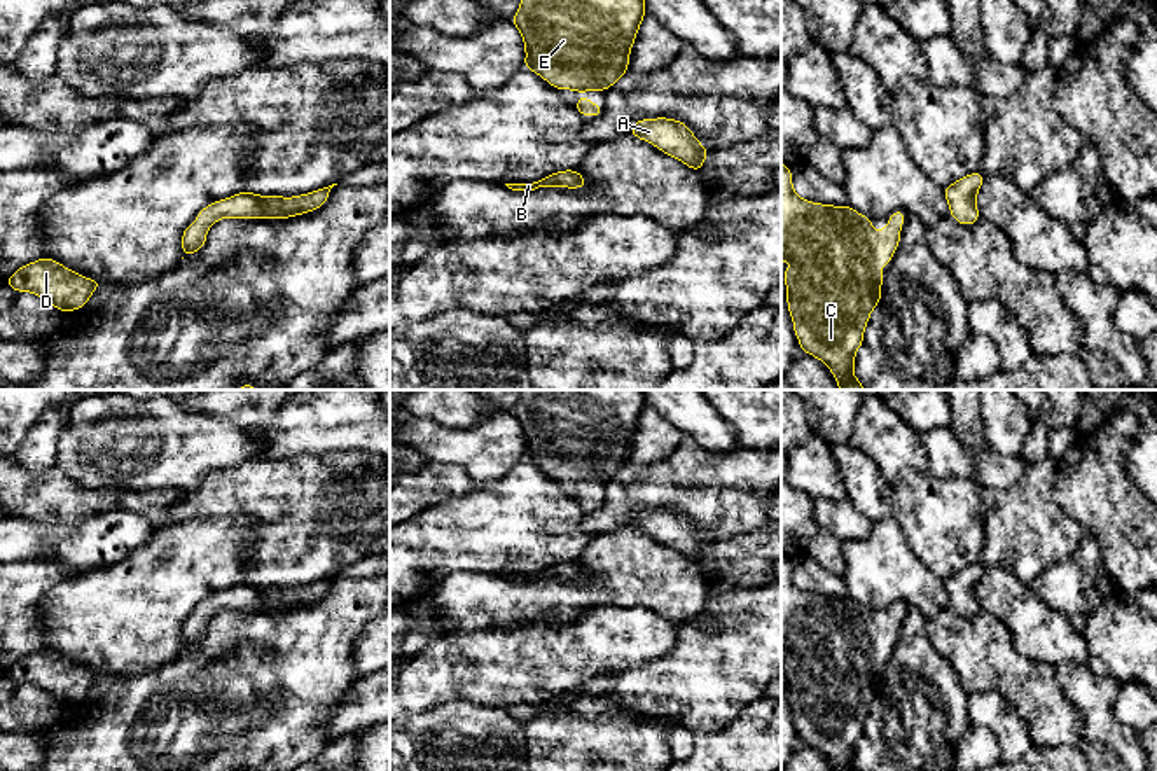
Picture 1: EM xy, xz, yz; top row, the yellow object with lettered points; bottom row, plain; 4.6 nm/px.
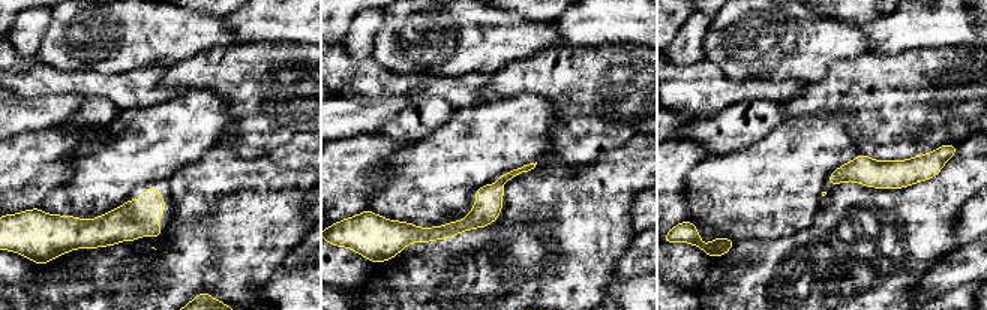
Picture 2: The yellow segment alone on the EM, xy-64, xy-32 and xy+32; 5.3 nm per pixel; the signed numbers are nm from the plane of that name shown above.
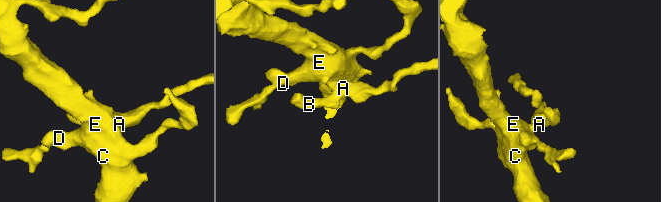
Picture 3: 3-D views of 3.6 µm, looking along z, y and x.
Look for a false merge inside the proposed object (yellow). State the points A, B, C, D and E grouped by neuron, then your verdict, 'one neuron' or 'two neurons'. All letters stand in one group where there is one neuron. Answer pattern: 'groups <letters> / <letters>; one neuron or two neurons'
groups A B C D E; one neuron

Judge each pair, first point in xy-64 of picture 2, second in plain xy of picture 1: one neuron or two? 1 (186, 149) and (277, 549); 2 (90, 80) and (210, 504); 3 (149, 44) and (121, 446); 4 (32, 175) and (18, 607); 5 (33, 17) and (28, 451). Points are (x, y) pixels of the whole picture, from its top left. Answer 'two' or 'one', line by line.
1: two
2: two
3: one
4: one
5: one

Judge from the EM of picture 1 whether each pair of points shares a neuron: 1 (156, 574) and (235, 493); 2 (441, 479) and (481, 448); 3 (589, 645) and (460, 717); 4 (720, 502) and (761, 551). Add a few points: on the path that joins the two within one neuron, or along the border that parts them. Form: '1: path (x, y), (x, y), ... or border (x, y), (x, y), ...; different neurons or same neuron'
1: border (252, 520), (205, 518), (170, 527); different neurons
2: border (429, 462), (460, 467), (476, 483); different neurons
3: border (439, 705), (450, 700), (469, 700), (504, 708); different neurons
4: border (762, 525), (712, 542); different neurons

